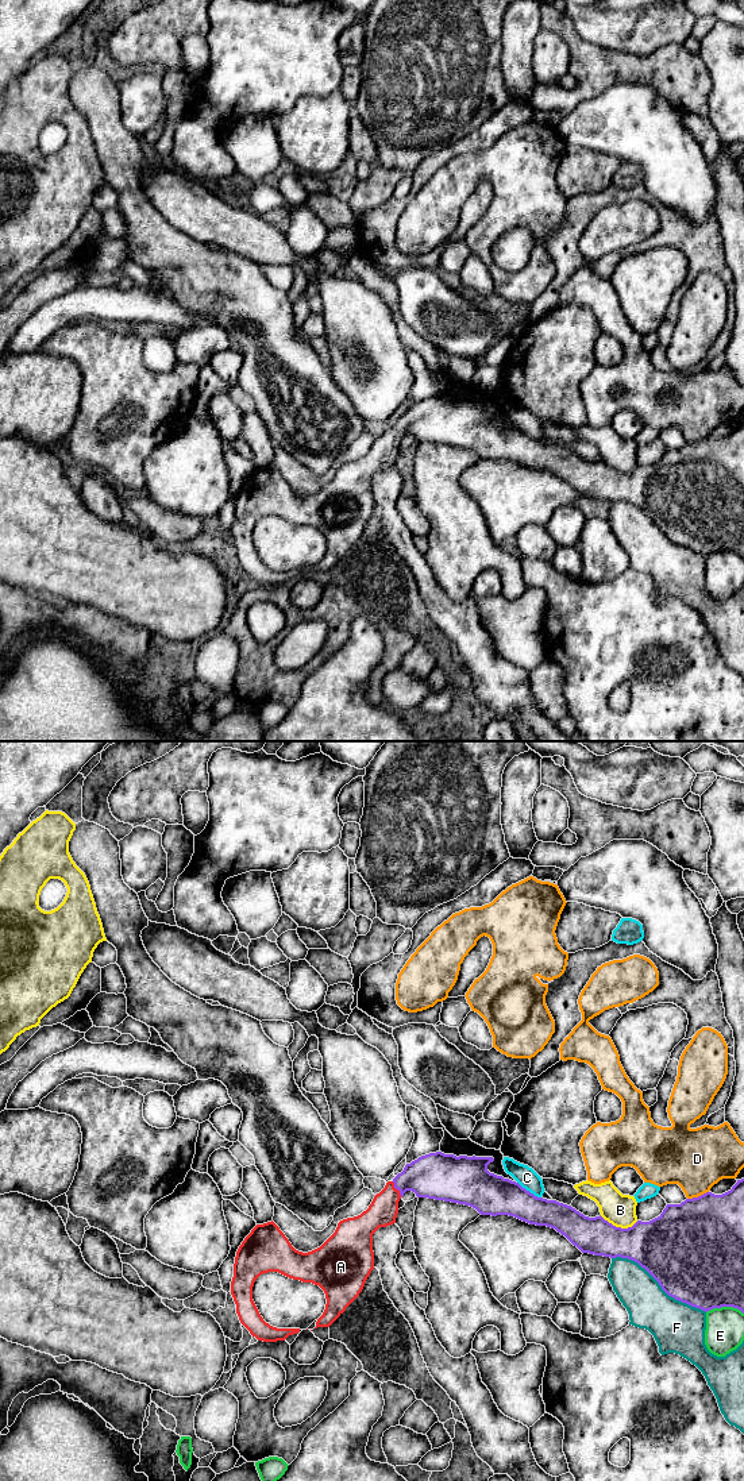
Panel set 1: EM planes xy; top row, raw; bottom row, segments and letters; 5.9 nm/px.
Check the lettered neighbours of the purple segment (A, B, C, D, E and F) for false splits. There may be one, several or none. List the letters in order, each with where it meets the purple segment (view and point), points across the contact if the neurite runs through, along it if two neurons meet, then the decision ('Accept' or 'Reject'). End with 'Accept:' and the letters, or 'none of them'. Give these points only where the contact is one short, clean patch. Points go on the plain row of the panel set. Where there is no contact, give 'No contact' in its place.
A: Touches purple at xy (397, 432). Path across: xy (436, 420), (416, 420), (397, 432), (388, 442), (382, 455). Accept
B: Touches purple at xy (619, 471). Reject
C: Touches purple at xy (528, 435). Reject
D: Touches purple at xy (698, 440). Reject
E: Touches purple at xy (725, 550). Reject
F: Touches purple at xy (659, 528). Reject
Accept: A

